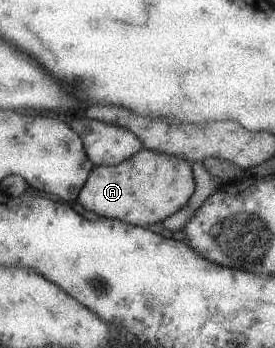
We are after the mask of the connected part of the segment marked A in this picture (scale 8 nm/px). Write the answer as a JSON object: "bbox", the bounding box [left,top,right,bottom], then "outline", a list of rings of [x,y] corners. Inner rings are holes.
{"bbox":[75,147,194,227],"outline":[[[142,147],[118,165],[93,167],[75,201],[102,217],[148,227],[184,207],[194,187],[188,161]]]}

